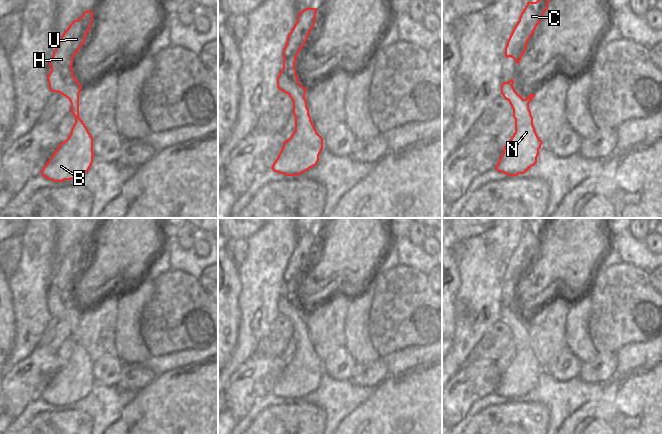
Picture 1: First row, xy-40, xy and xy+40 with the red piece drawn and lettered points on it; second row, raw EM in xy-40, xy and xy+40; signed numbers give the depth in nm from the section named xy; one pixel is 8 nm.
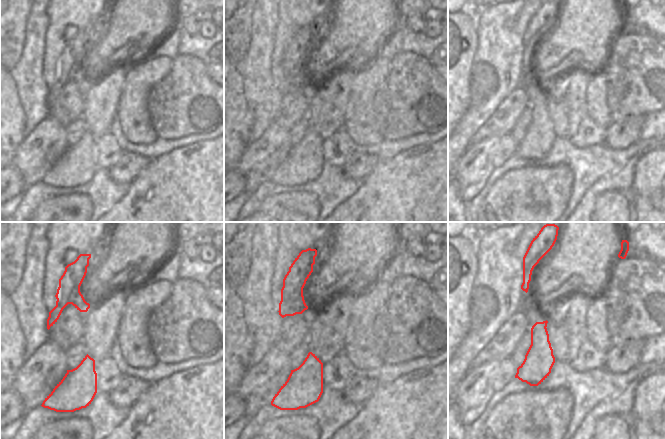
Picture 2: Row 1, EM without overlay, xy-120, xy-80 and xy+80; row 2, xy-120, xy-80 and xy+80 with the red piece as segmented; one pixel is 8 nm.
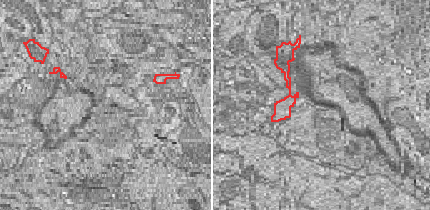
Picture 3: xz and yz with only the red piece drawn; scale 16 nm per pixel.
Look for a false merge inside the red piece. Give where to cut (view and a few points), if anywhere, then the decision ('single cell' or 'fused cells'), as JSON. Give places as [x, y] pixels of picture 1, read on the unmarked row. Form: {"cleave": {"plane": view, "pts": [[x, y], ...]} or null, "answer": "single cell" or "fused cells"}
{"cleave": null, "answer": "single cell"}

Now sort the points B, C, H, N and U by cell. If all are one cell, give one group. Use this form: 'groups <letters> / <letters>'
groups B C H N U

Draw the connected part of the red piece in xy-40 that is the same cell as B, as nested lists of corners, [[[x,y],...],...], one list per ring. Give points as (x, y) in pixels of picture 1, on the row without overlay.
[[[89,234],[85,235],[78,244],[74,244],[59,263],[59,267],[53,275],[53,280],[49,286],[51,291],[51,295],[47,300],[49,313],[51,316],[58,316],[69,323],[71,337],[75,341],[75,347],[69,361],[60,367],[41,395],[42,400],[54,406],[72,404],[82,400],[89,395],[95,380],[93,377],[93,361],[79,341],[79,318],[82,309],[76,304],[72,292],[73,282],[85,266],[85,261],[91,252],[92,244],[93,236]]]

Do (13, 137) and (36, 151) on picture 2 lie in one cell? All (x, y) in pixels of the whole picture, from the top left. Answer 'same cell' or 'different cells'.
different cells

